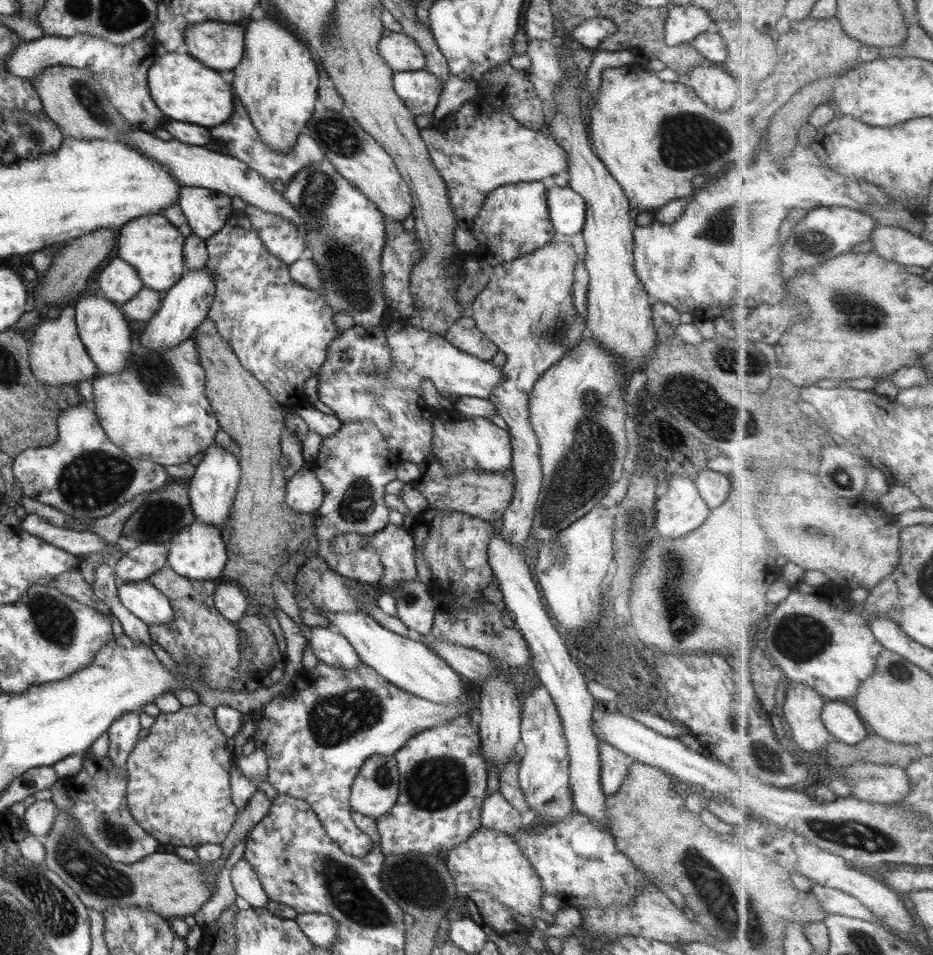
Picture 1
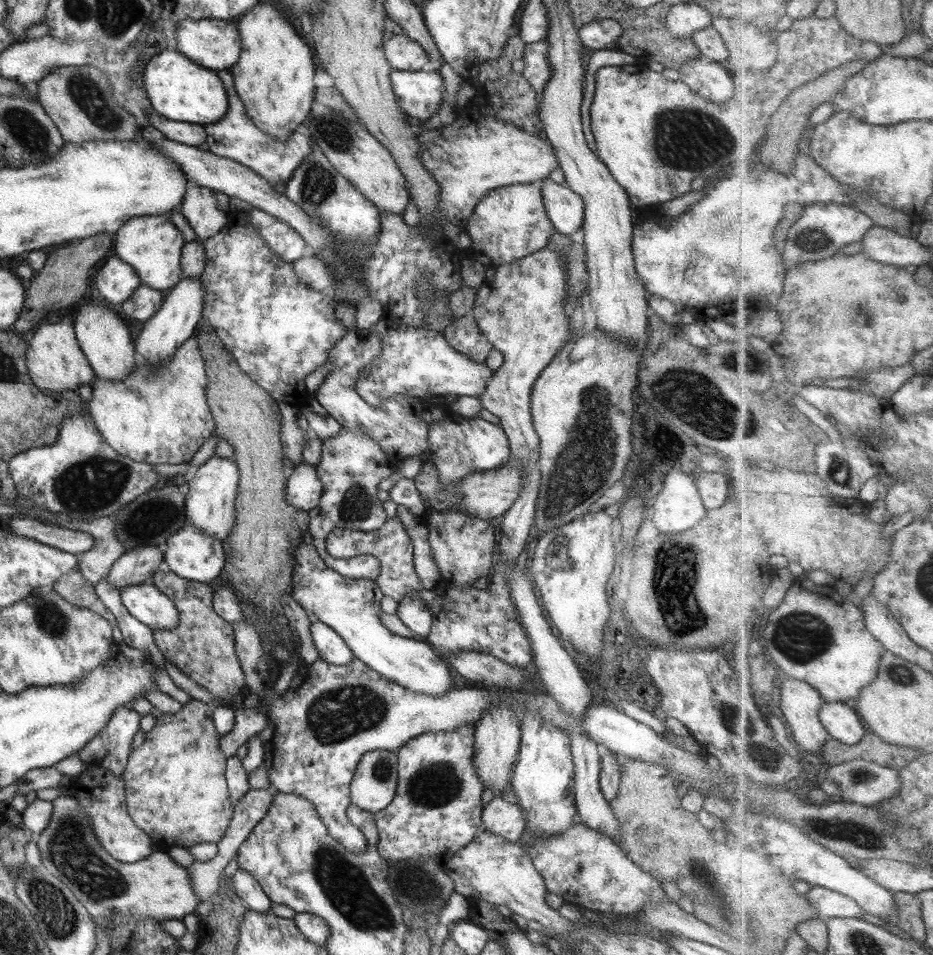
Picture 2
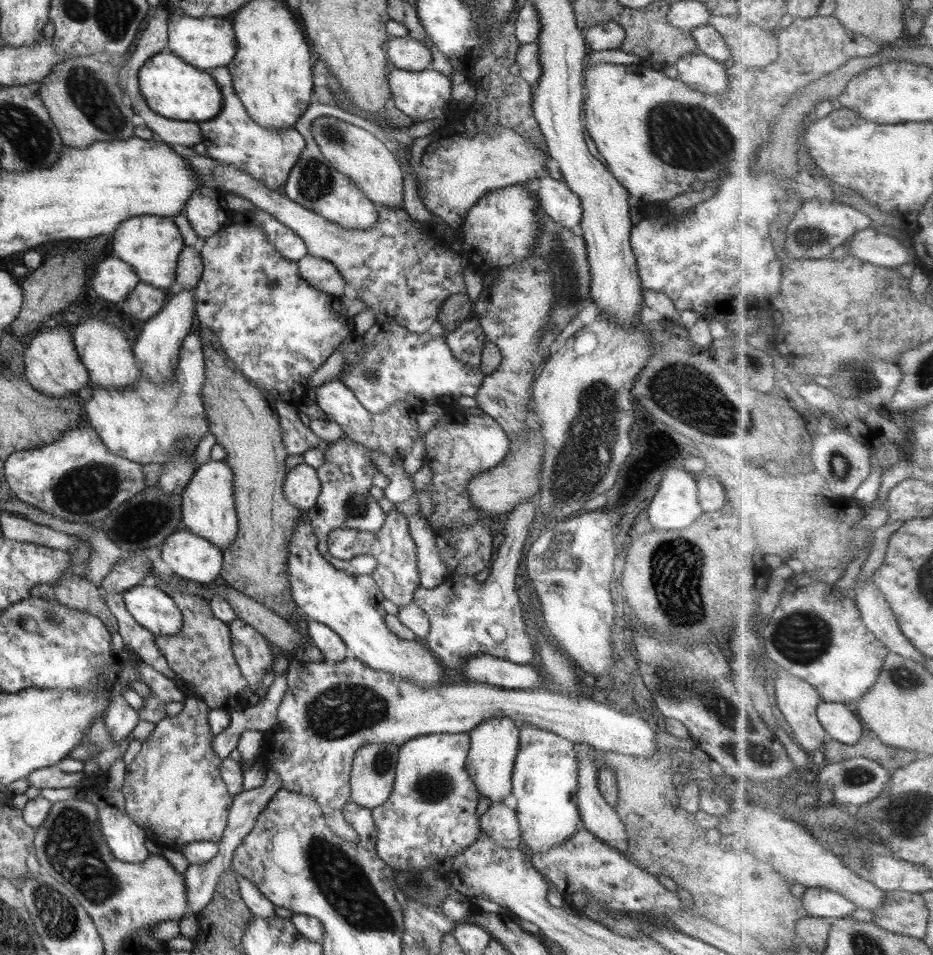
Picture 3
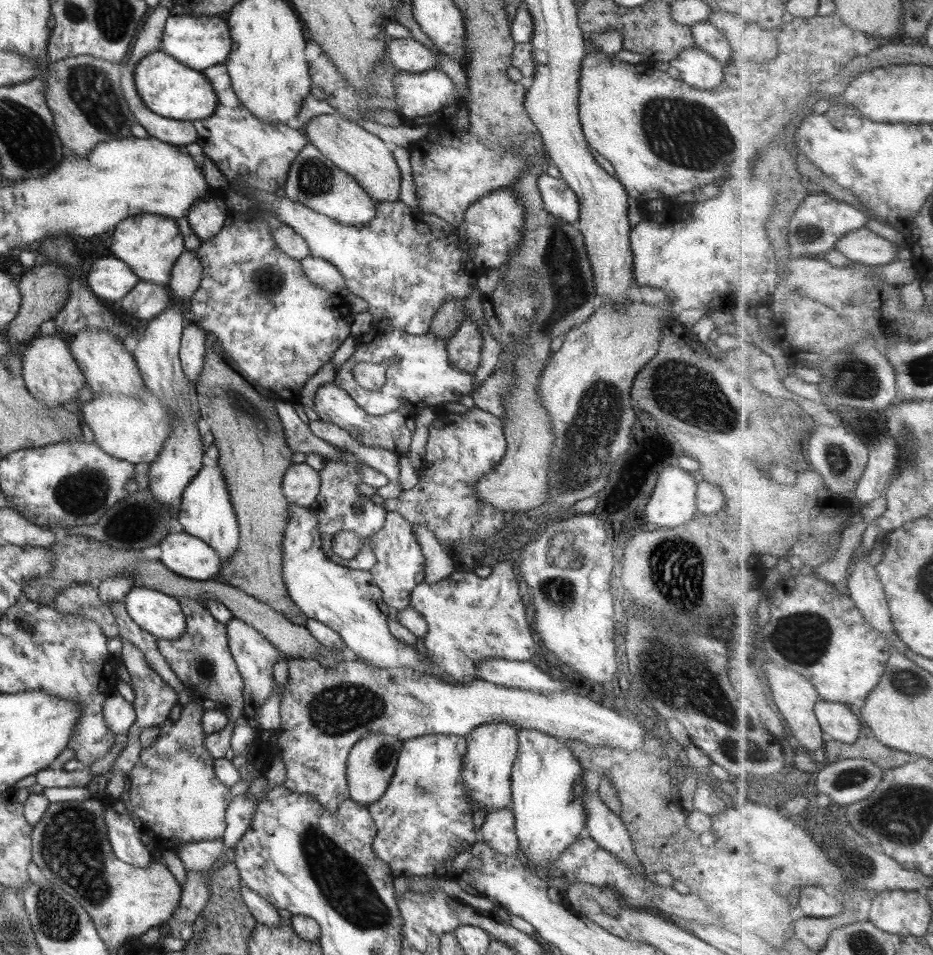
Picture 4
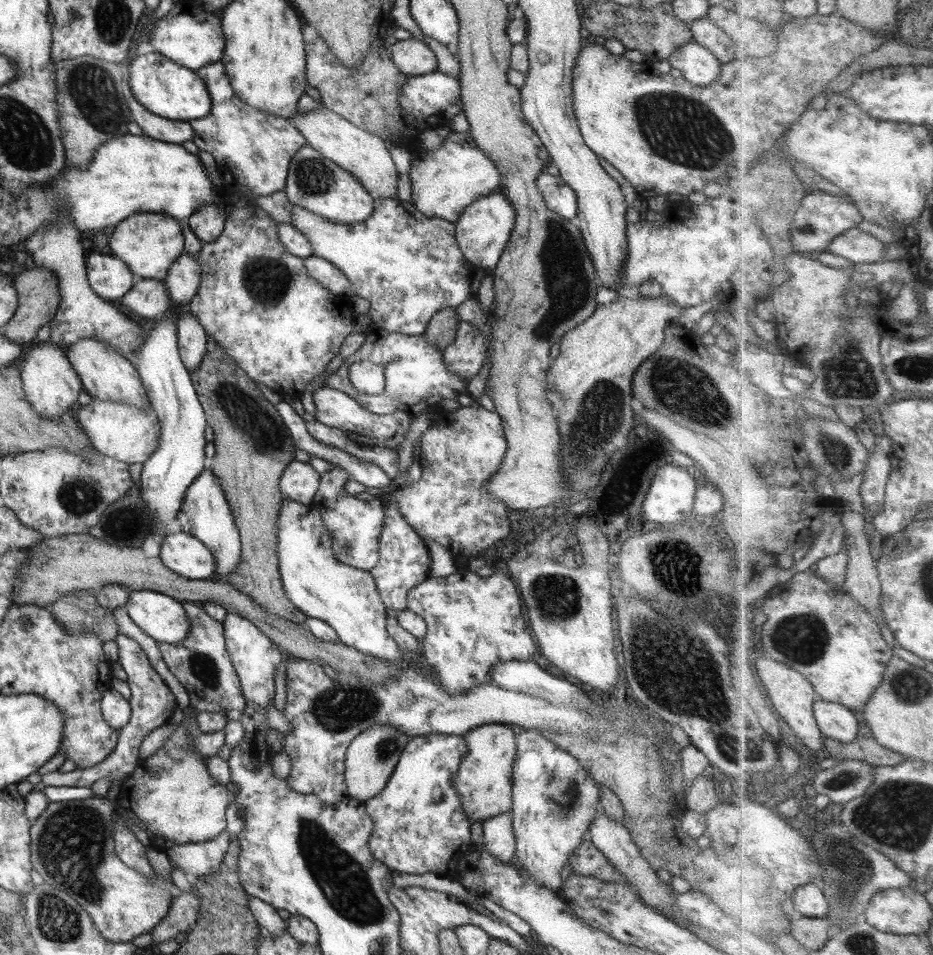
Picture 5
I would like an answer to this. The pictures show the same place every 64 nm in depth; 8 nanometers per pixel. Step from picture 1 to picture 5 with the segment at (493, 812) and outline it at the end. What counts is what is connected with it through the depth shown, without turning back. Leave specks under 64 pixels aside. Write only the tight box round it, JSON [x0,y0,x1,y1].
[483,813,516,861]

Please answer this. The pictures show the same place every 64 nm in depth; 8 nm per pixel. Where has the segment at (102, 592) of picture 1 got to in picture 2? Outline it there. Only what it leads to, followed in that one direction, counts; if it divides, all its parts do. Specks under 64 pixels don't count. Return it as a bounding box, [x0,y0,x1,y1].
[94,576,166,672]

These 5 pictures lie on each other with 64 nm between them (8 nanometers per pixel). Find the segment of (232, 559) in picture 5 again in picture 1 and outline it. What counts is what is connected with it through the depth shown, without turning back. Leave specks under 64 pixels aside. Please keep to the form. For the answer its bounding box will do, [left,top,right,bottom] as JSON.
[188,443,241,529]

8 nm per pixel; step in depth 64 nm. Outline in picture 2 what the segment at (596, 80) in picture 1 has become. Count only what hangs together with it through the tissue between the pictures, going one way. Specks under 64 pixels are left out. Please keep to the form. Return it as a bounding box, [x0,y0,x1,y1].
[580,48,636,158]

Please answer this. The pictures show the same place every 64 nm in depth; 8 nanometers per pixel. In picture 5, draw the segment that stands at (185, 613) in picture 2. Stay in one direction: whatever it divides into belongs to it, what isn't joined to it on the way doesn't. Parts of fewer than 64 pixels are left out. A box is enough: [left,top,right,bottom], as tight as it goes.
[159,601,246,721]

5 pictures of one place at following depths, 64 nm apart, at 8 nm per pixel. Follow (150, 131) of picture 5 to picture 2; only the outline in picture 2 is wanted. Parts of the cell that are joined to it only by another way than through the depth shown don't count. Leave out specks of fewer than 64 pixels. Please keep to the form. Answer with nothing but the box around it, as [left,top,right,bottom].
[147,111,207,147]

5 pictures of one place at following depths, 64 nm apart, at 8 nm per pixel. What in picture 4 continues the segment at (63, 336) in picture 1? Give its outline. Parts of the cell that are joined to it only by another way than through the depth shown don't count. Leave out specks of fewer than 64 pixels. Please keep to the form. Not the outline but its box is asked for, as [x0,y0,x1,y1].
[22,333,86,407]

